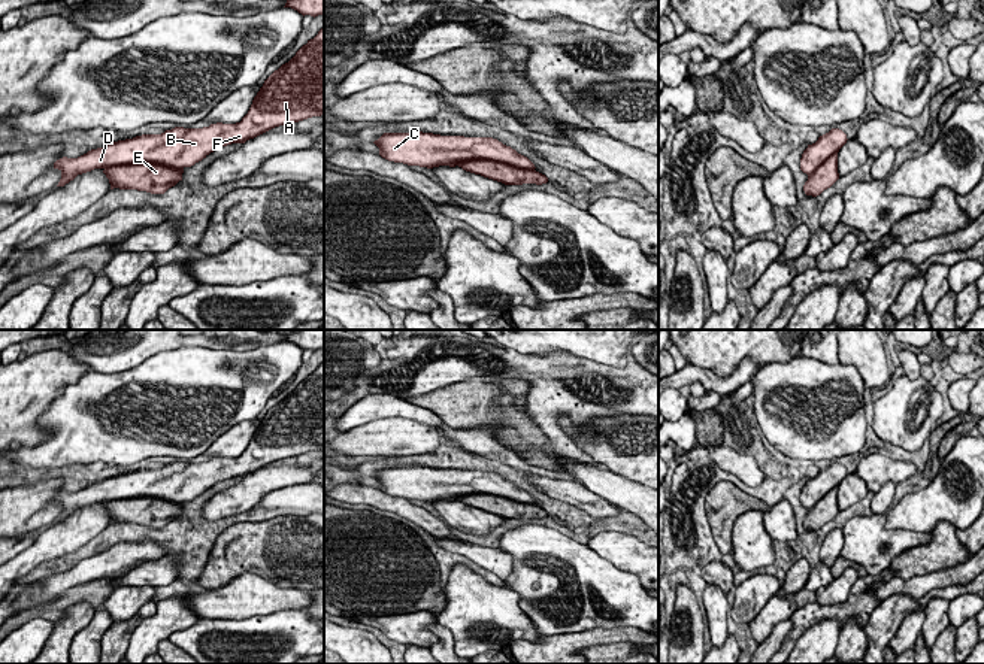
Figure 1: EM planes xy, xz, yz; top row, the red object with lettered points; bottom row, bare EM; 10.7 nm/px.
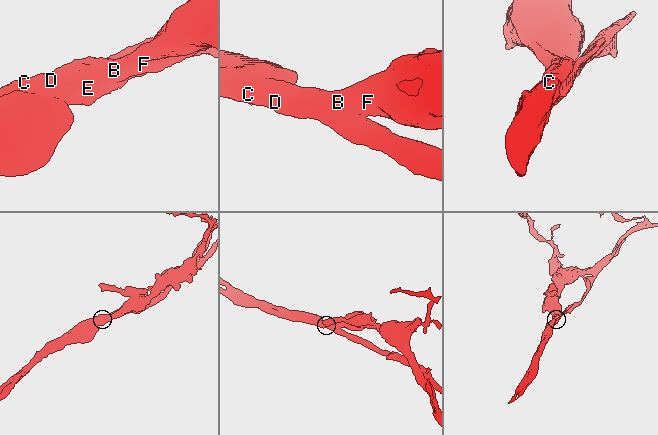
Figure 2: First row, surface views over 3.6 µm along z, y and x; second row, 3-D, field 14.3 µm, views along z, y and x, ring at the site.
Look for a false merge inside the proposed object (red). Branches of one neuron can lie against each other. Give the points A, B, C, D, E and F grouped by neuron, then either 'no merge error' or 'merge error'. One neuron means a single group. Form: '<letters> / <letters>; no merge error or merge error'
A B C D F / E; merge error

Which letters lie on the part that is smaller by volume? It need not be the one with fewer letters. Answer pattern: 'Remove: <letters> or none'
Remove: E

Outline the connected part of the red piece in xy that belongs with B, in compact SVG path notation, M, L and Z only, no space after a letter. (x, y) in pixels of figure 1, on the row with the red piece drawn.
M324 27L296 55L263 84L248 113L236 124L211 124L203 128L175 127L161 134L142 134L110 142L78 158L54 163L61 172L57 187L94 169L154 163L172 169L191 167L211 152L245 143L275 127L324 115Z

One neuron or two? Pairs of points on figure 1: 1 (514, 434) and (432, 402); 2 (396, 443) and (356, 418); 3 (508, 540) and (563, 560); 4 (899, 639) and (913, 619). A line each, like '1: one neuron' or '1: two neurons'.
1: one neuron
2: two neurons
3: one neuron
4: one neuron

